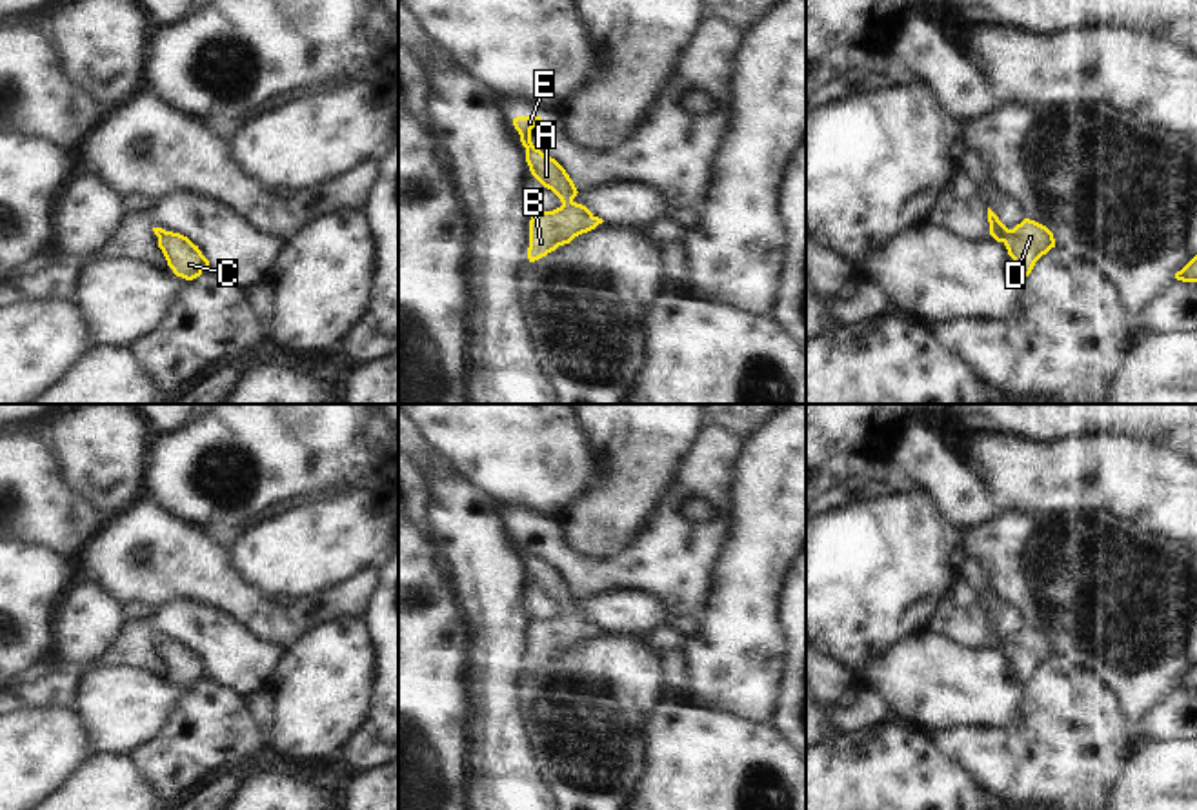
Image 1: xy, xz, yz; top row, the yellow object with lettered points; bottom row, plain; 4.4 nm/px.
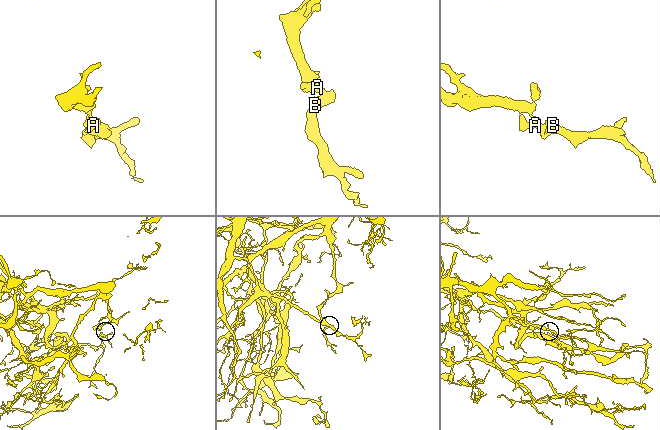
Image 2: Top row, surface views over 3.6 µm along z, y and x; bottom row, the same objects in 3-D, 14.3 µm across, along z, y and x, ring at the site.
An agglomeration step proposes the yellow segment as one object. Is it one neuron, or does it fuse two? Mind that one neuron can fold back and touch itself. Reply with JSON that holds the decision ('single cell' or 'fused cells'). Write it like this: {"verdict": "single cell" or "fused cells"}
{"verdict": "single cell"}

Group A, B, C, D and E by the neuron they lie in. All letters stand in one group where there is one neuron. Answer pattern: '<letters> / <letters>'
A B C D E

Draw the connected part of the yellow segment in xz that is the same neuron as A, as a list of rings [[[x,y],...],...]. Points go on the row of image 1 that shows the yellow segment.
[[[517,116],[513,126],[526,147],[526,162],[531,175],[562,202],[553,211],[542,211],[529,220],[529,248],[528,258],[535,262],[558,246],[569,244],[575,237],[595,229],[604,220],[595,217],[586,206],[577,204],[577,187],[566,169],[551,157],[544,155],[531,142],[531,129],[540,122],[540,116]]]

